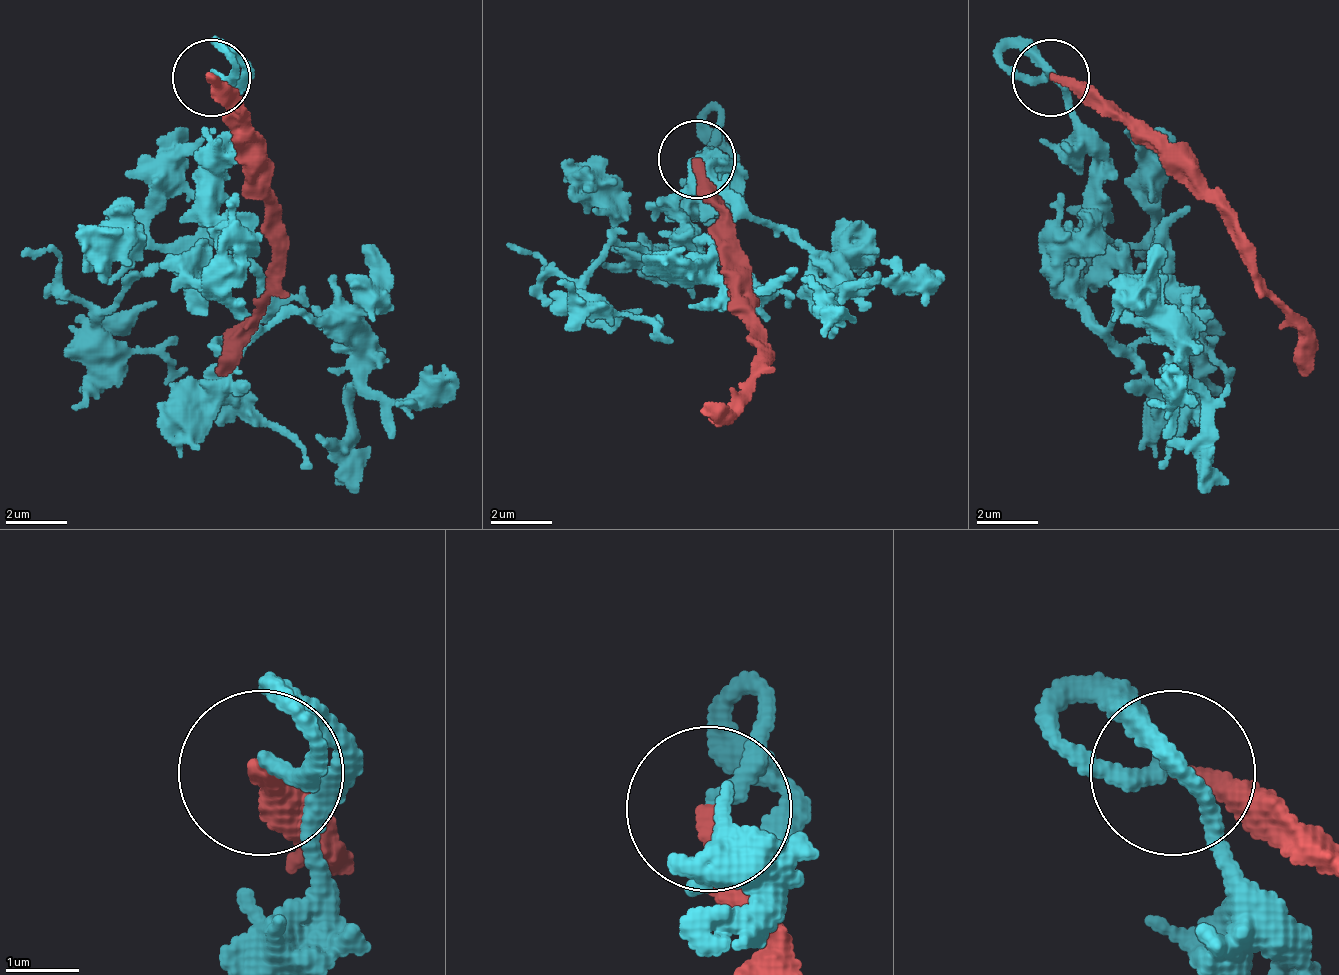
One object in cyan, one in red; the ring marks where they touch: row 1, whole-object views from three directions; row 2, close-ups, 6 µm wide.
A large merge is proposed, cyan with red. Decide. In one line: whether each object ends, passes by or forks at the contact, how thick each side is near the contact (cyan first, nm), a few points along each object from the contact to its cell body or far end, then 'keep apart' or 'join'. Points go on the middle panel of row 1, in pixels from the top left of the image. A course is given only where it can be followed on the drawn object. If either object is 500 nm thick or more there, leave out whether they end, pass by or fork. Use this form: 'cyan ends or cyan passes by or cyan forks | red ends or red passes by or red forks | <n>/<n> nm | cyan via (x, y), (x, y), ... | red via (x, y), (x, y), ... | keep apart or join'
cyan ends | red ends | 280/320 nm | cyan via (698, 161), (722, 161), (698, 200), (706, 184), (729, 207), (714, 269), (737, 285), (799, 277), (822, 339) | red via (698, 161), (698, 192), (722, 215), (722, 269), (760, 347), (760, 370), (722, 409), (698, 409) | keep apart

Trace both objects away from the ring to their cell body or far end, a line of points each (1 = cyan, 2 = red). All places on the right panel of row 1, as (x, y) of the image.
1: (1052, 72), (1068, 103), (1076, 165), (1091, 180), (1076, 304), (1161, 389), (1176, 413), (1169, 436), (1230, 482)
2: (1052, 80), (1083, 80), (1161, 157), (1238, 250), (1261, 289), (1300, 335), (1300, 374)

